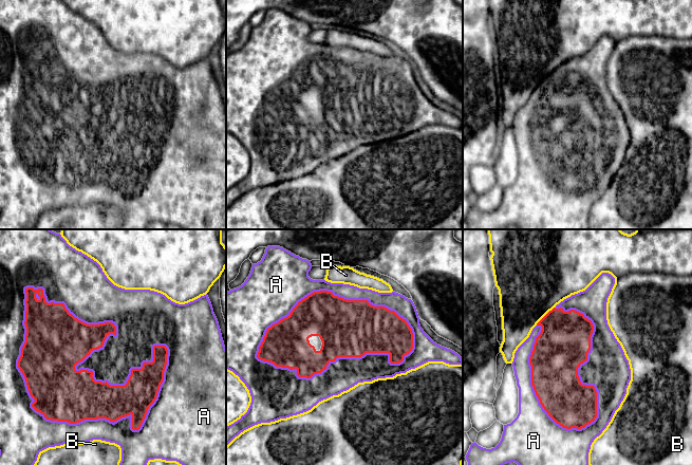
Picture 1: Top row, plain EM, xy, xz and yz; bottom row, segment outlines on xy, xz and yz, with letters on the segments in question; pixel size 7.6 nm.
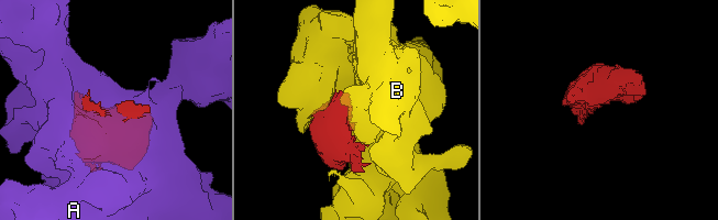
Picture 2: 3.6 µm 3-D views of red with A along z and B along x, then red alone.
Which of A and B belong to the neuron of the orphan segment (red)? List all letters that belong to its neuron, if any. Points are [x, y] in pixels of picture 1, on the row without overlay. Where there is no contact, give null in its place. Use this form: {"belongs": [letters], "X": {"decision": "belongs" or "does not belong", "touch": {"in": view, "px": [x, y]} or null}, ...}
{"belongs": ["A"], "A": {"decision": "belongs", "touch": {"in": "xy", "px": [32, 169]}}, "B": {"decision": "does not belong", "touch": {"in": "yz", "px": [545, 78]}}}

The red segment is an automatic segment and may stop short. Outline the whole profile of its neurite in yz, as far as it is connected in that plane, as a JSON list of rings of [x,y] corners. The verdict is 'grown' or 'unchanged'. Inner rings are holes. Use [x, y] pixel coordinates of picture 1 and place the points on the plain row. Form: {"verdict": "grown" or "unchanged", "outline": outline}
{"verdict": "grown", "outline": [[[602,36],[585,54],[561,64],[537,87],[529,100],[516,114],[512,125],[519,151],[519,176],[510,187],[504,188],[502,202],[494,211],[486,212],[479,209],[475,205],[470,208],[466,218],[468,229],[503,229],[511,225],[517,226],[519,229],[590,229],[588,216],[591,208],[611,185],[626,157],[626,151],[631,144],[629,124],[606,83],[606,66],[614,48],[615,41],[609,36]]]}

